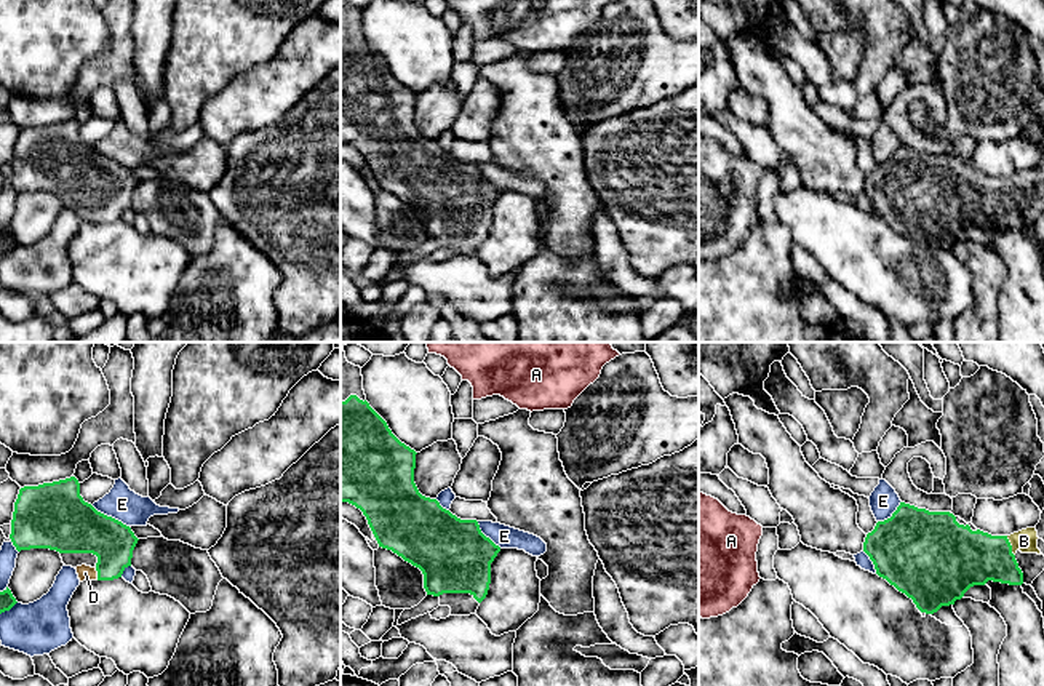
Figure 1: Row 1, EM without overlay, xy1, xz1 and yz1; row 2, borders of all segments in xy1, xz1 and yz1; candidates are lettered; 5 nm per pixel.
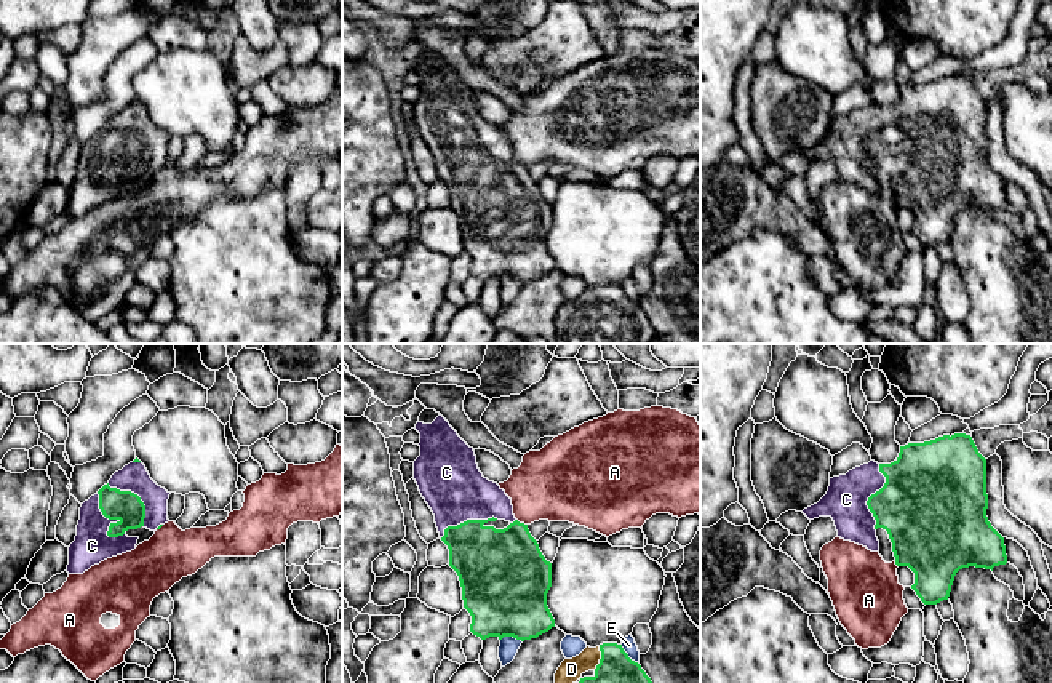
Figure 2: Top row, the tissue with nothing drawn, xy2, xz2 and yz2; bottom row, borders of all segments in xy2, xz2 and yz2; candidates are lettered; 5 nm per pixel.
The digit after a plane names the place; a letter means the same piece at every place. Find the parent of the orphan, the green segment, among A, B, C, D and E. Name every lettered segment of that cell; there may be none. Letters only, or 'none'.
B, C, D

